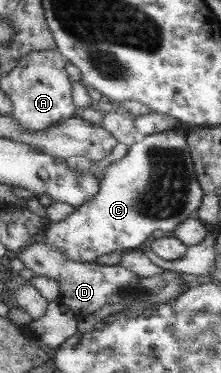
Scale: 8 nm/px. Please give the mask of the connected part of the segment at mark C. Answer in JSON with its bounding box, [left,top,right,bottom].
[39,132,204,262]

